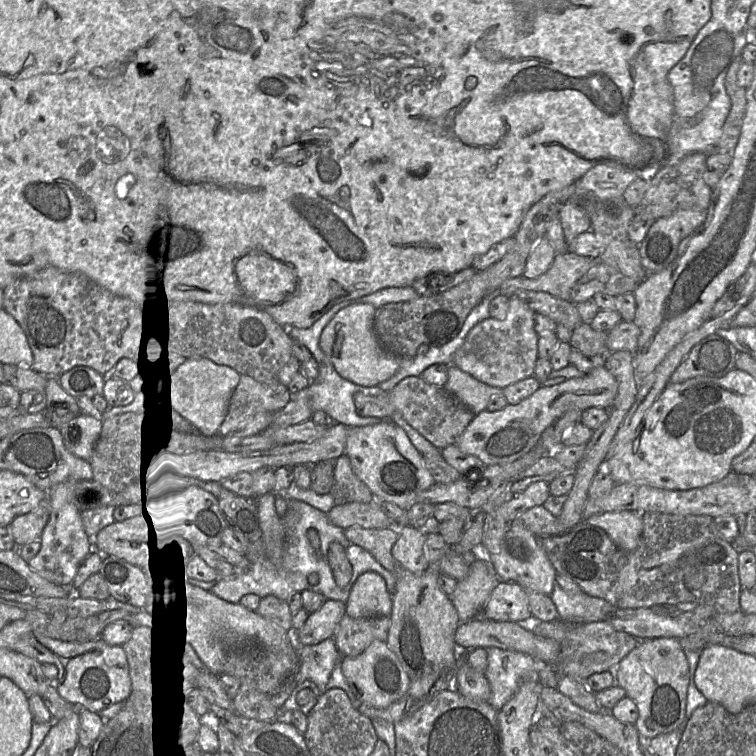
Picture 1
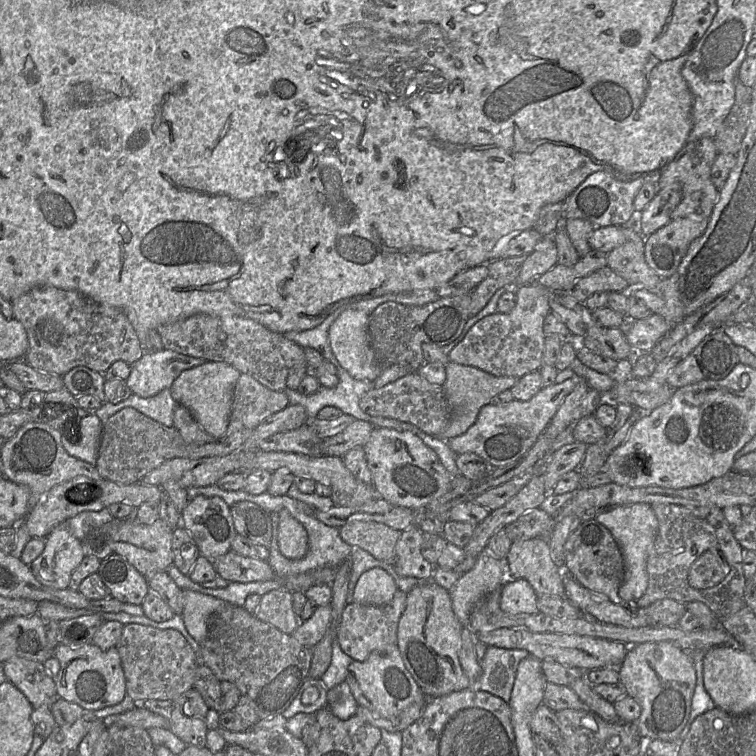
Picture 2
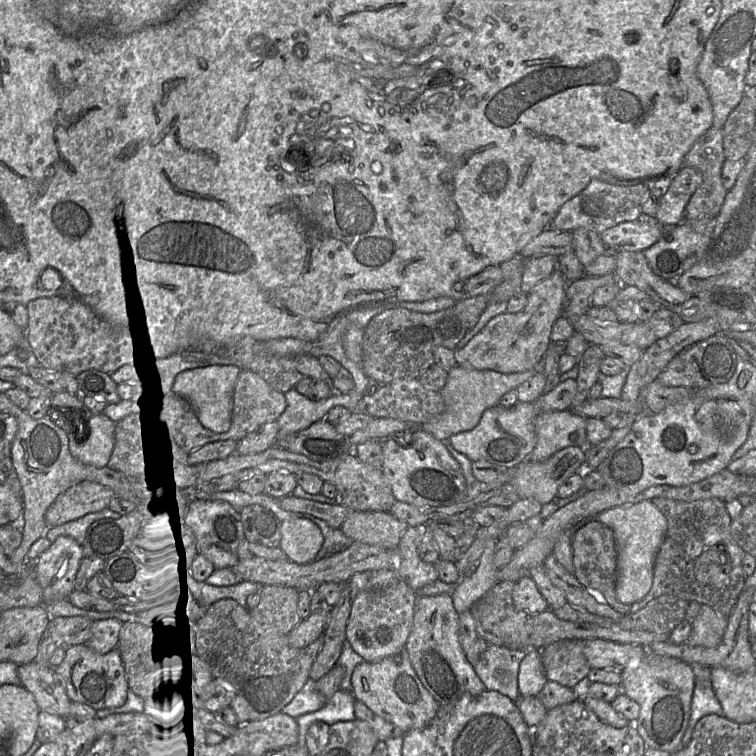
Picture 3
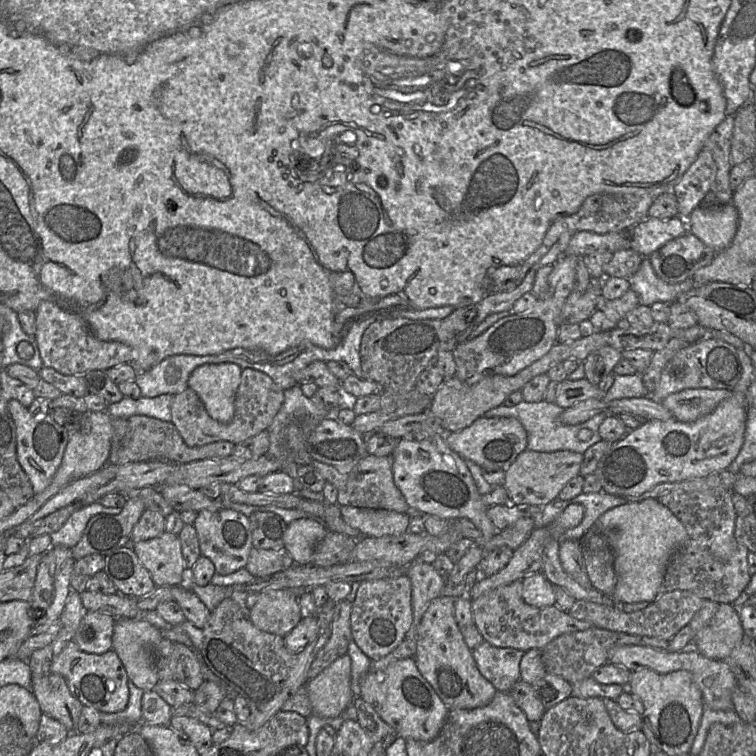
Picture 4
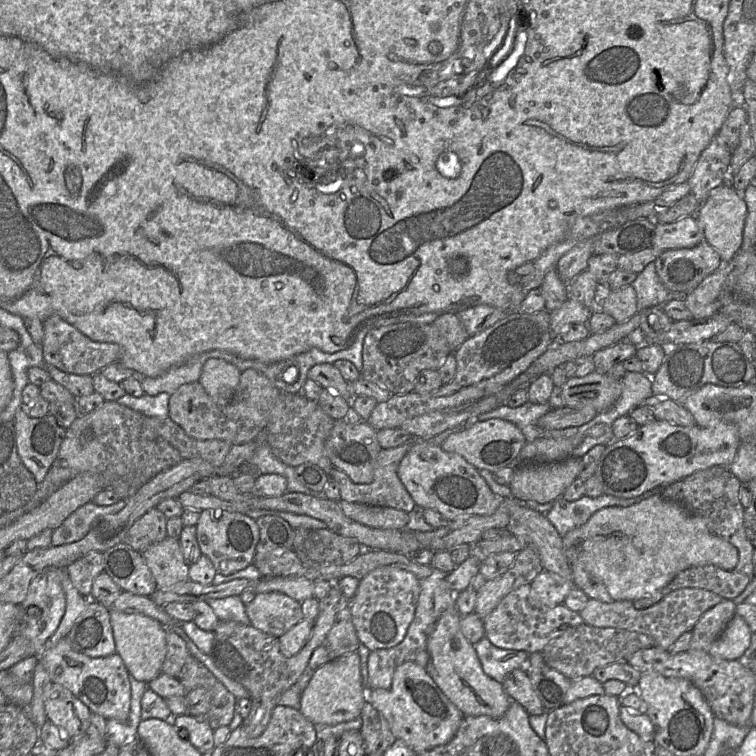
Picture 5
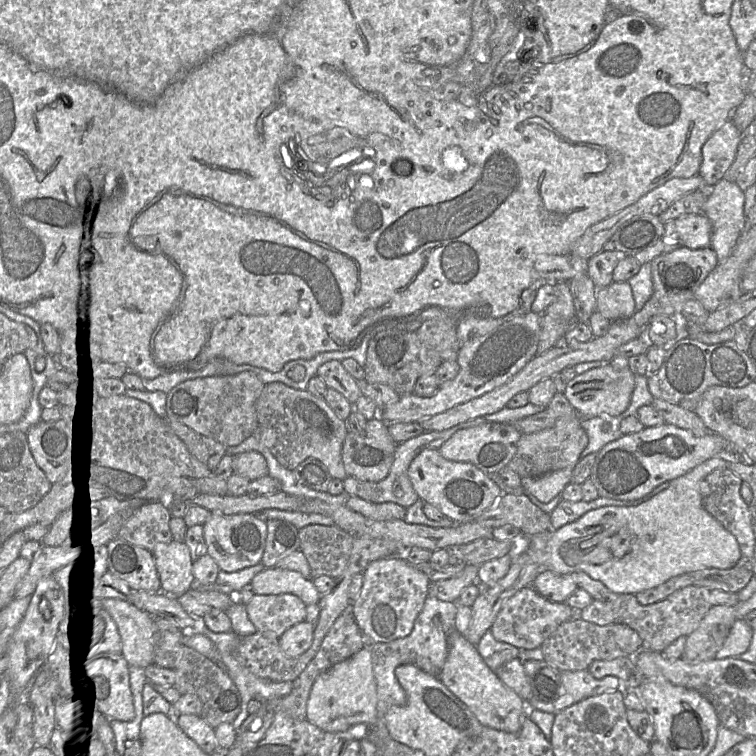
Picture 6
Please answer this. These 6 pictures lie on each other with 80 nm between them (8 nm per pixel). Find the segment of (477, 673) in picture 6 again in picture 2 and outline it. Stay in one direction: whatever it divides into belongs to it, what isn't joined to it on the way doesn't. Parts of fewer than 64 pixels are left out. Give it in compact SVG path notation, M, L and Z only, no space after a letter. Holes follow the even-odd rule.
M427 581L407 592L405 610L398 623L397 648L406 669L429 698L445 696L472 686L459 659L464 624L456 617L450 591Z

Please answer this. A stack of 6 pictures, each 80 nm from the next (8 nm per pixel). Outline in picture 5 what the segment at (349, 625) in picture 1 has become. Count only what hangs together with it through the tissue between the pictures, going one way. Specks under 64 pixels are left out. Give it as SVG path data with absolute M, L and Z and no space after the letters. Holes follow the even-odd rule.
M393 566L376 568L361 579L350 603L352 622L361 645L369 651L398 645L414 618L420 590L419 578Z

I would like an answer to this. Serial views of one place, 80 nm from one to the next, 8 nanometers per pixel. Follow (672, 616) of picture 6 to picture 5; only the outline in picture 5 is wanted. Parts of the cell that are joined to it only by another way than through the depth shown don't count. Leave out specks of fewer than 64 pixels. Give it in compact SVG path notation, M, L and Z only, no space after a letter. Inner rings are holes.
M685 587L668 593L660 601L644 609L636 609L633 601L630 600L606 603L589 598L585 608L579 614L588 625L642 633L651 637L656 647L667 650L681 634L692 631L704 612L723 600L721 596L711 591Z

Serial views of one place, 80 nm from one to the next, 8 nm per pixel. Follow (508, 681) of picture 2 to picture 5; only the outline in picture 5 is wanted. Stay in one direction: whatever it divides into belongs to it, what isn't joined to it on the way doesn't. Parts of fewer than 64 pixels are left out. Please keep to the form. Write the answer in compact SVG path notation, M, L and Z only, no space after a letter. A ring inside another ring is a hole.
M485 636L474 646L485 674L500 683L512 670L524 669L529 656L525 651L498 648Z

